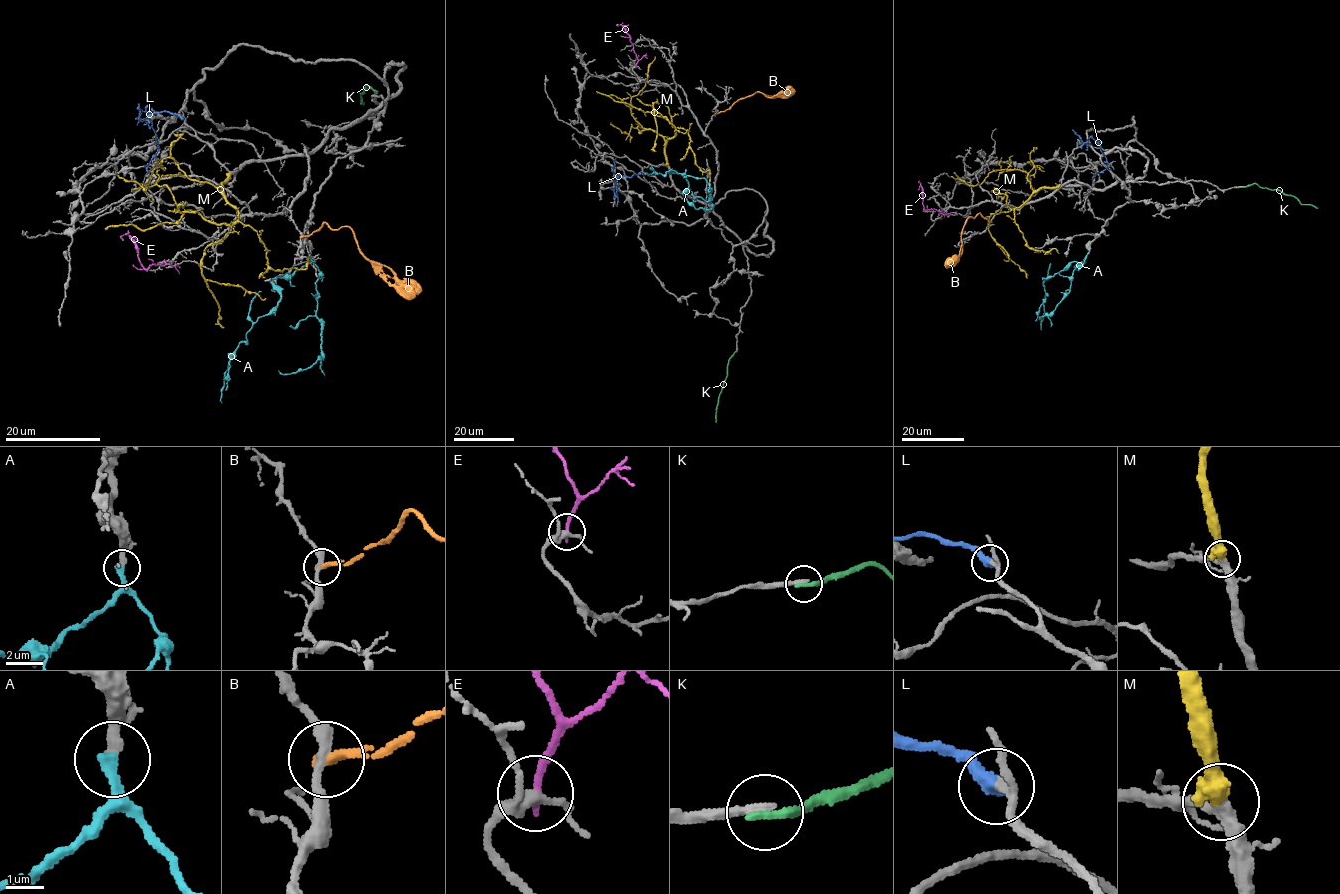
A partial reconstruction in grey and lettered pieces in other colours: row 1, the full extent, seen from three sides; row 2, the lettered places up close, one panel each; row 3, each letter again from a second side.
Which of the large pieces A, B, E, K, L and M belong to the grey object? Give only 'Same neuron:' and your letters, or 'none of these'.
Same neuron: A, L, M

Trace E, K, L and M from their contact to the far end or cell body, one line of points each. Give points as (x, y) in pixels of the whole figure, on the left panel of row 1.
E: (164, 261), (165, 264), (145, 269), (138, 256), (135, 241), (128, 235), (121, 237), (123, 240)
K: (376, 91), (366, 85), (368, 88), (362, 93), (360, 103), (362, 100), (364, 104)
L: (183, 118), (167, 111), (146, 109), (158, 145), (147, 172)
M: (229, 173), (221, 190), (237, 210), (237, 217), (223, 238), (212, 242), (204, 253), (202, 271), (223, 328)

